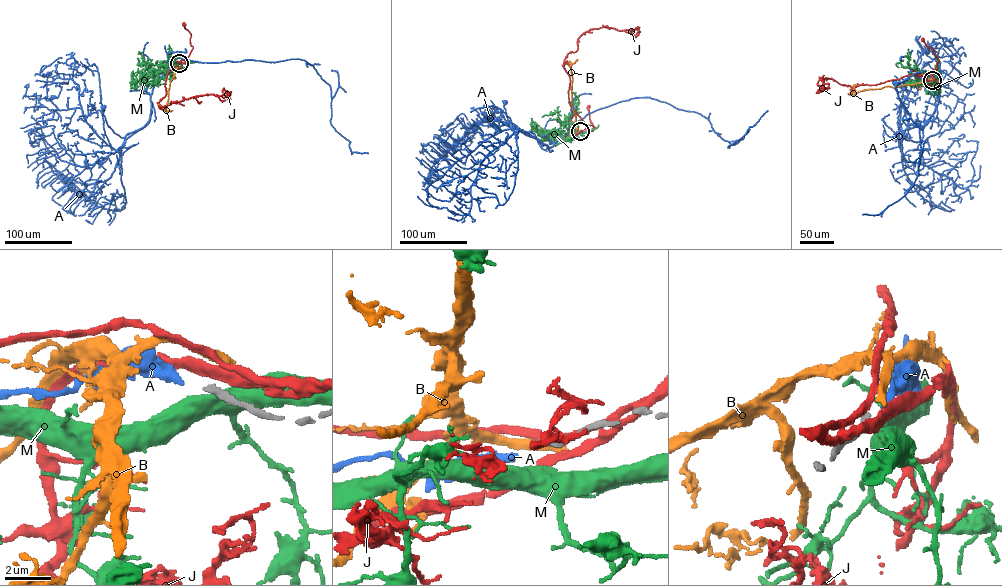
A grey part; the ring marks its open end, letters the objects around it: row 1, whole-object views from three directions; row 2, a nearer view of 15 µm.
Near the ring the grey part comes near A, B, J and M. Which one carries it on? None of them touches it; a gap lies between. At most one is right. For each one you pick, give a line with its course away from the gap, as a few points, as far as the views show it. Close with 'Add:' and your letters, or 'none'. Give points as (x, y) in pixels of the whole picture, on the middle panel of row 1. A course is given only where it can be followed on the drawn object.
A: it runs (579, 132), (568, 133), (548, 149), (538, 139), (513, 126), (507, 119), (505, 102)
Add: A

